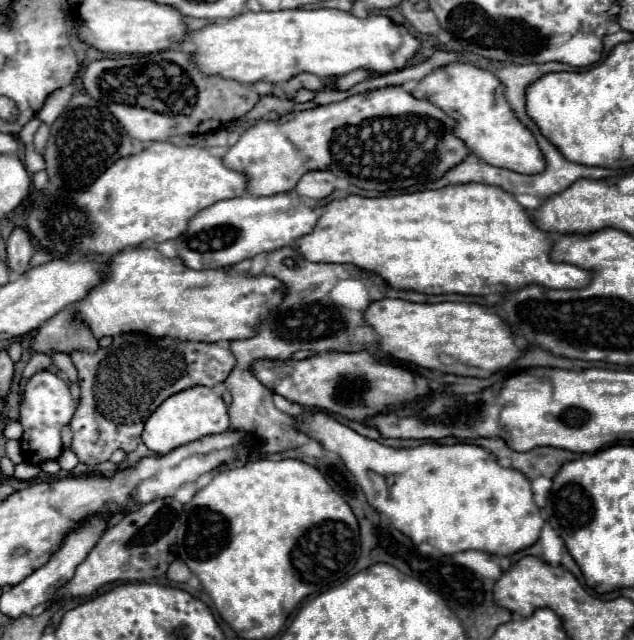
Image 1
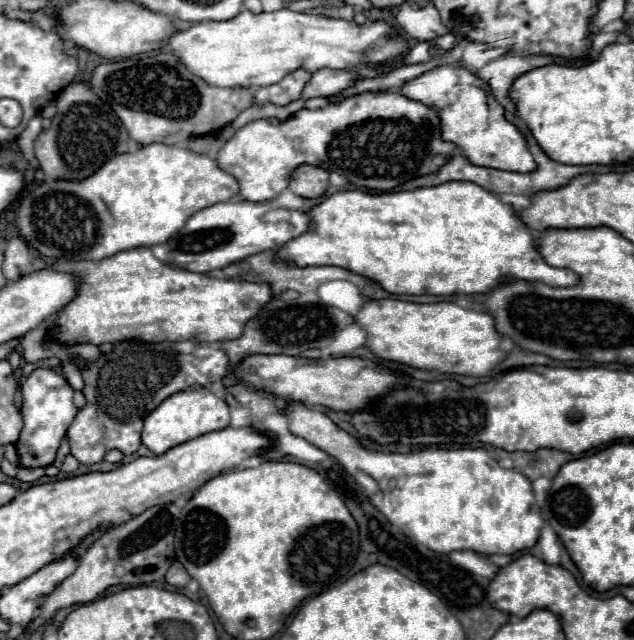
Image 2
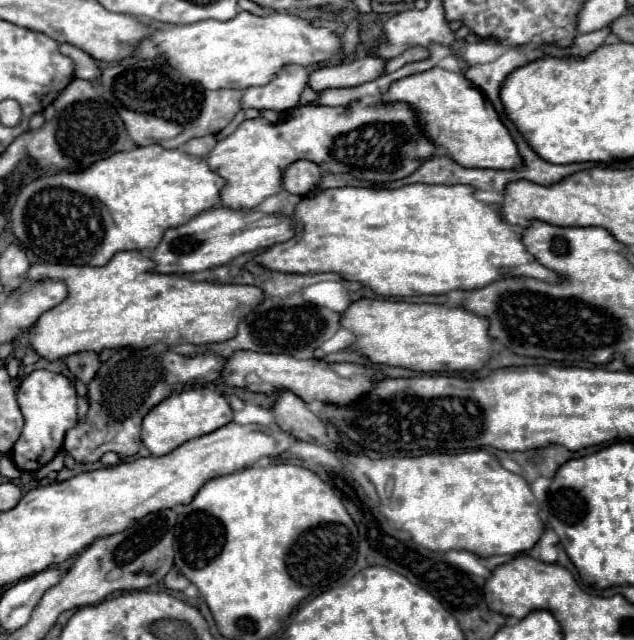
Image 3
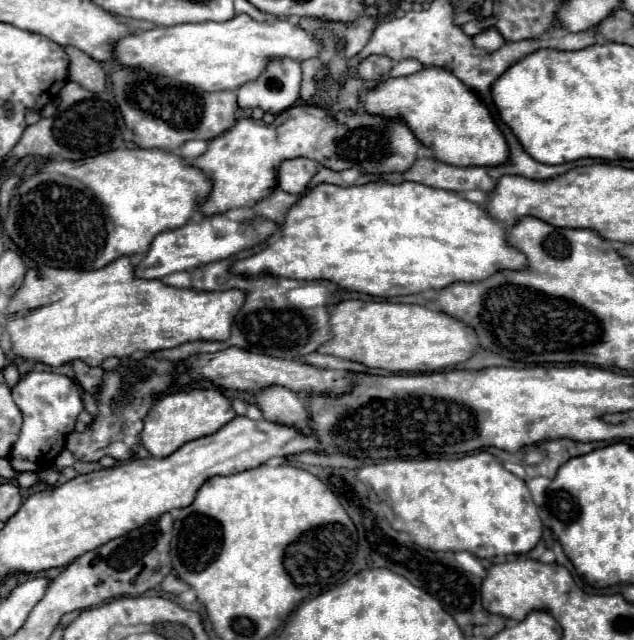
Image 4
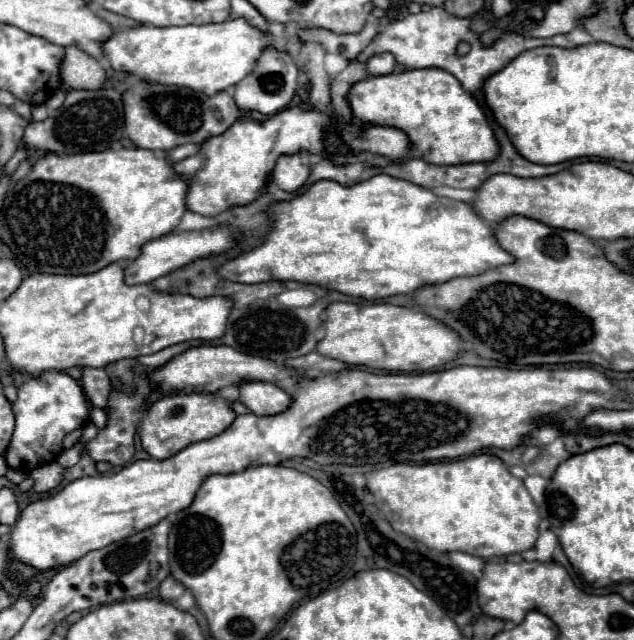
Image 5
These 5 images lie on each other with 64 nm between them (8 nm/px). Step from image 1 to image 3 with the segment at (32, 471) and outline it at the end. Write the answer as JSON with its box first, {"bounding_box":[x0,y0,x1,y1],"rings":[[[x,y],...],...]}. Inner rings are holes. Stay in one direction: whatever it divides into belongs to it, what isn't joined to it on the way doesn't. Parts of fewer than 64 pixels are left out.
{"bounding_box":[33,450,66,480],"rings":[[[62,450],[56,458],[53,458],[48,464],[45,464],[38,471],[33,473],[34,479],[41,480],[52,472],[59,472],[64,466],[64,454],[66,454],[66,450]]]}

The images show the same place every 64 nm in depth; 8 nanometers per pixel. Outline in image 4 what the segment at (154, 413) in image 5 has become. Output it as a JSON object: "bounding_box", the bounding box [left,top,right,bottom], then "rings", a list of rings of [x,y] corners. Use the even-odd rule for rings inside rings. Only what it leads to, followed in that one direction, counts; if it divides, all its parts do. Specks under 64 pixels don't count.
{"bounding_box":[140,388,236,456],"rings":[[[196,388],[188,392],[166,394],[164,398],[156,400],[152,410],[144,418],[144,430],[140,432],[140,440],[152,456],[170,456],[172,452],[176,452],[176,448],[184,446],[186,442],[218,432],[234,416],[236,412],[232,410],[230,400],[216,388]]]}

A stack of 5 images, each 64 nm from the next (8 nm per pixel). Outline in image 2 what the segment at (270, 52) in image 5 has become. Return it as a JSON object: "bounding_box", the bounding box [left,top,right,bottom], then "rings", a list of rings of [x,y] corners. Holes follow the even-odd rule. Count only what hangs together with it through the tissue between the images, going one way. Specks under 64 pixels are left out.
{"bounding_box":[254,68,310,106],"rings":[[[298,68],[290,74],[286,74],[280,82],[266,86],[266,88],[258,88],[254,92],[254,104],[256,106],[264,106],[264,104],[274,104],[274,106],[286,106],[294,100],[300,98],[304,84],[310,80],[310,74],[304,68]]]}

